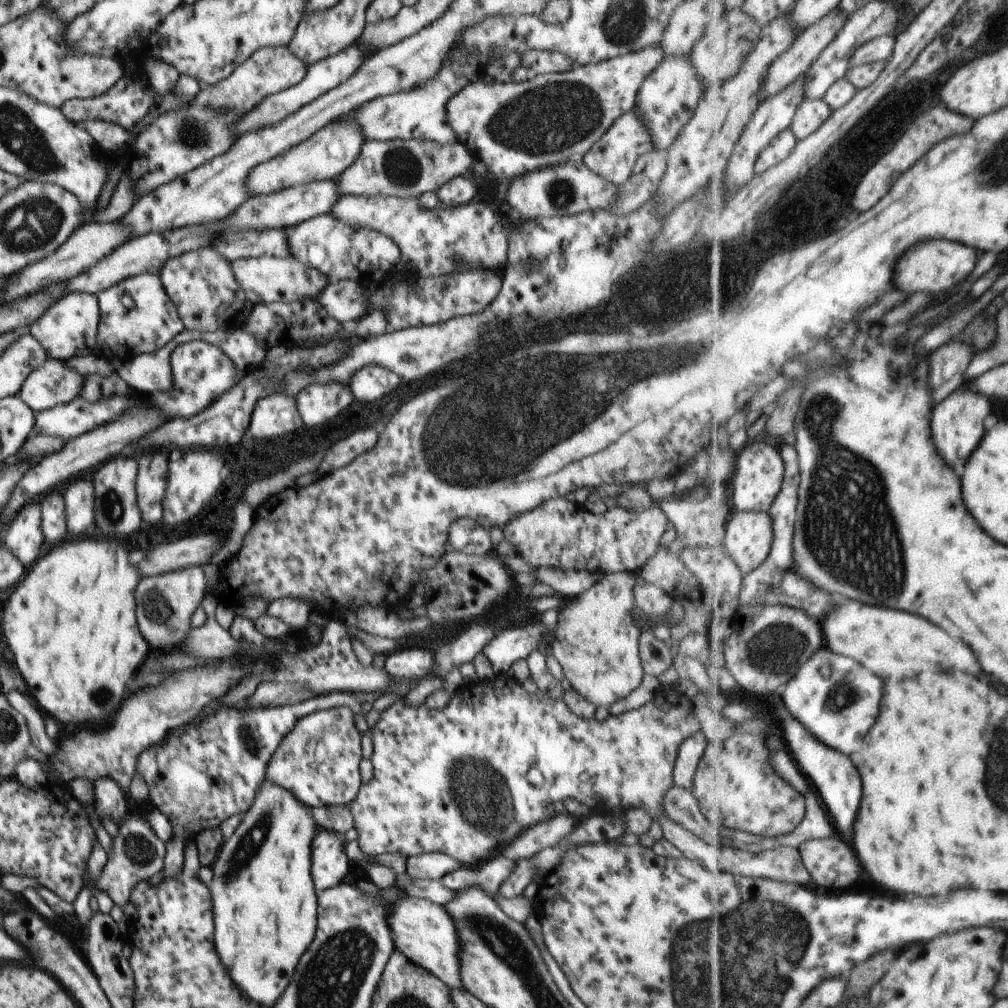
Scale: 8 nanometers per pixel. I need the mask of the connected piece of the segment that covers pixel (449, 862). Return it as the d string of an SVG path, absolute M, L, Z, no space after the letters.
M427 853L406 858L406 873L412 879L436 881L459 869L460 866L460 862L443 853Z

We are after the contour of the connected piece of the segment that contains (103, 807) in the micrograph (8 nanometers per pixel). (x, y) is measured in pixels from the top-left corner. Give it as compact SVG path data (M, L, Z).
M109 778L93 780L92 808L99 820L106 815L116 824L129 814L121 788Z

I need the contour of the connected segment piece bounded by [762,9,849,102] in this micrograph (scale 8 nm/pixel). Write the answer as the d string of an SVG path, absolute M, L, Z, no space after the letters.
M841 10L831 11L825 18L818 20L809 30L803 31L793 43L793 46L782 54L772 65L767 76L767 80L763 89L762 99L765 100L768 96L776 95L781 92L786 86L789 86L794 80L797 80L801 75L805 75L810 66L819 58L819 55L835 40L835 37L843 30L843 27L848 23L847 18Z

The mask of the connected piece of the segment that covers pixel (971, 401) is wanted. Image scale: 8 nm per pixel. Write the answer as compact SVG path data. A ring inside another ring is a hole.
M961 388L953 392L947 400L943 400L935 408L935 420L933 420L933 436L939 448L939 454L949 462L949 466L961 466L958 473L962 473L967 459L974 454L974 450L980 446L985 434L985 418L991 412L991 400L984 394L977 394L975 390Z

